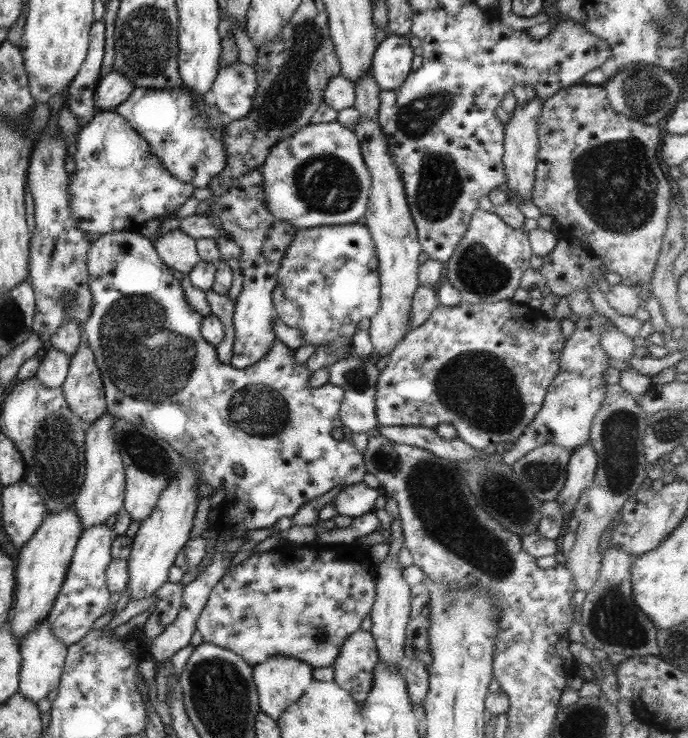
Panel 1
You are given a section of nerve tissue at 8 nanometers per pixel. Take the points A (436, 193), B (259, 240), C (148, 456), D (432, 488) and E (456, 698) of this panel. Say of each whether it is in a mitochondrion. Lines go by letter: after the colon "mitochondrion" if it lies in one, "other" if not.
A: mitochondrion
B: other
C: mitochondrion
D: mitochondrion
E: other

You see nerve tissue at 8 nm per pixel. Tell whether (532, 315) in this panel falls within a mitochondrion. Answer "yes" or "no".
no

